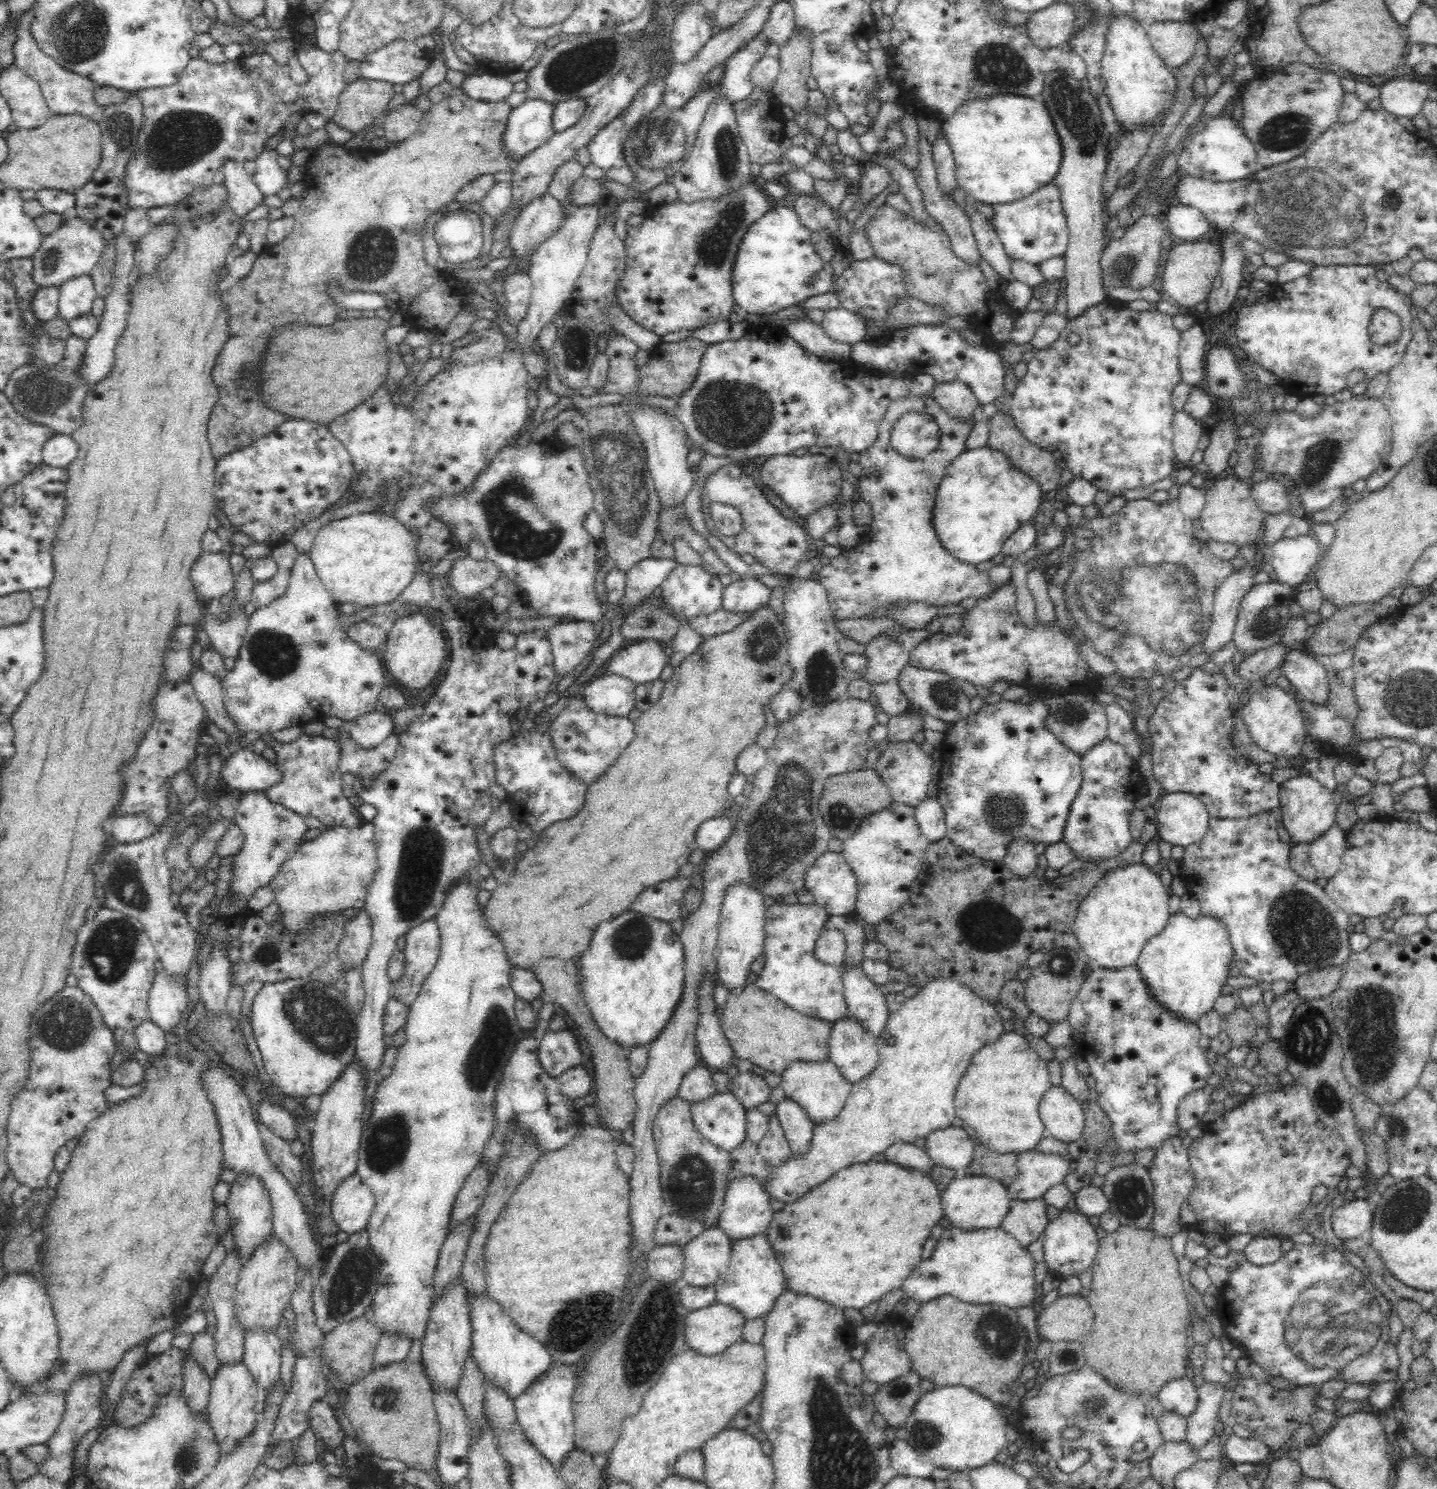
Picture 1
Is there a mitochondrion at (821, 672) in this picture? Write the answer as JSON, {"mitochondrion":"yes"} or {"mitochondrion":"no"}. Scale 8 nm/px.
{"mitochondrion":"yes"}

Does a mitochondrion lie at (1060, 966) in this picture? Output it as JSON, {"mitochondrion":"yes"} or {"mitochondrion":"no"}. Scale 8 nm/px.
{"mitochondrion":"yes"}

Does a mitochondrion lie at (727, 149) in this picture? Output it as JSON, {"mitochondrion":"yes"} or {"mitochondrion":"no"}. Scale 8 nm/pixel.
{"mitochondrion":"yes"}

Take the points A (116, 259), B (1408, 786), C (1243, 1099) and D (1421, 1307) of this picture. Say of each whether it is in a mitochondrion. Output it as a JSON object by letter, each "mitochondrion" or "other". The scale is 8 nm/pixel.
{"A":"other","B":"other","C":"other","D":"other"}

